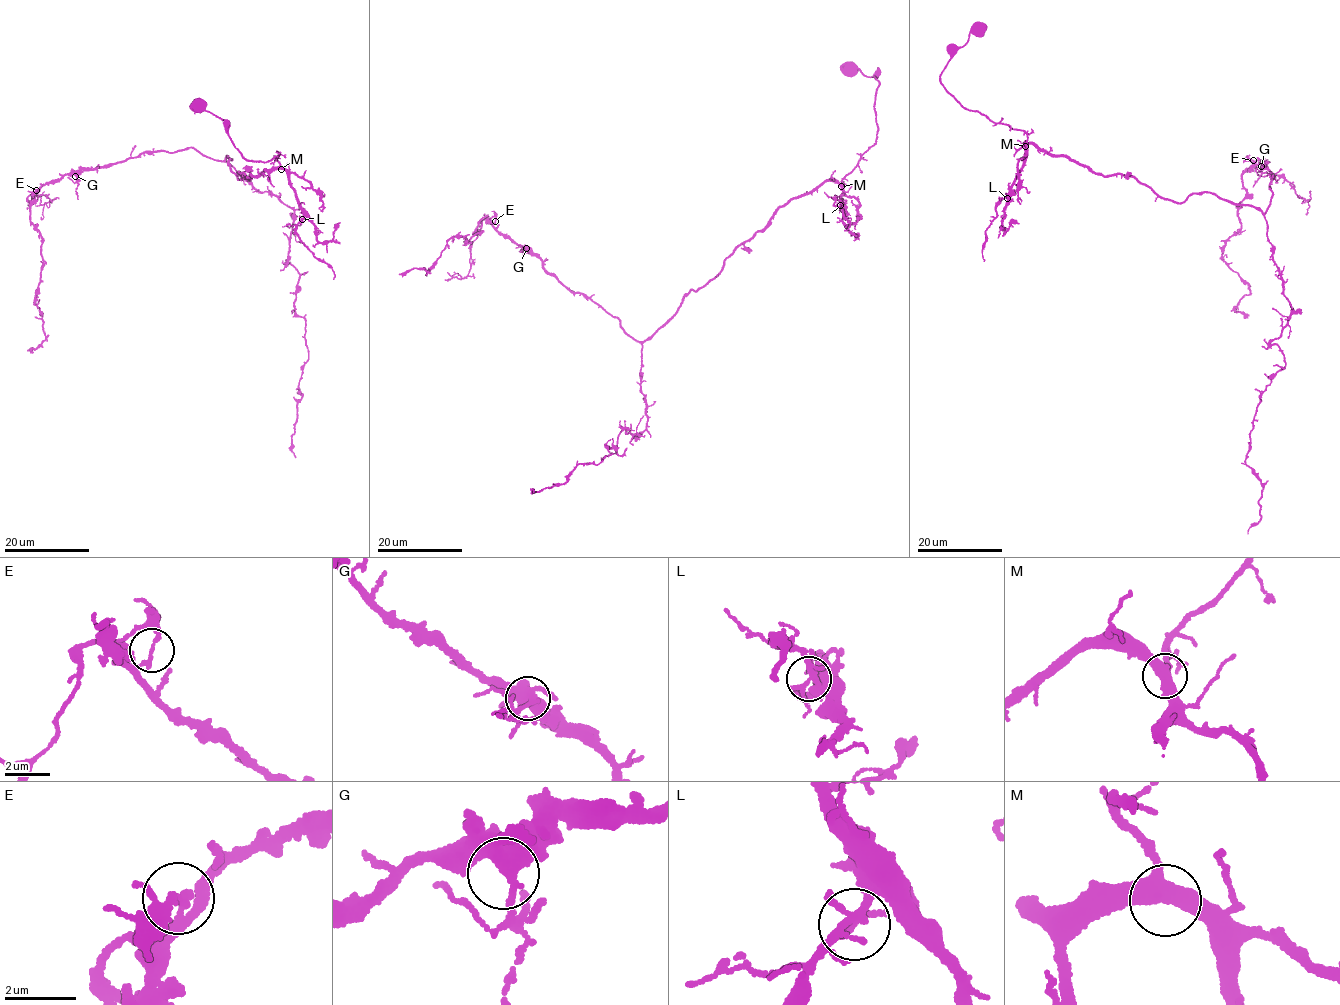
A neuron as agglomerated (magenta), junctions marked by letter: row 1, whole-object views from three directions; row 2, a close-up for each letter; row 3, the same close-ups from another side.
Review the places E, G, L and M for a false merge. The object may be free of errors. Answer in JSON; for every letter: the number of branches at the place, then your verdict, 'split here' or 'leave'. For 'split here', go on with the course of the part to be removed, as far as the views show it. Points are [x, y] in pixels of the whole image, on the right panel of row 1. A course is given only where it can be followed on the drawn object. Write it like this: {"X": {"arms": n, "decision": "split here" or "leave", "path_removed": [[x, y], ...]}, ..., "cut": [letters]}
{"E": {"arms": 2, "decision": "split here", "path_removed": [[1253, 161], [1249, 160], [1260, 175], [1275, 174], [1293, 183], [1298, 197], [1308, 200], [1306, 214]]}, "G": {"arms": 4, "decision": "leave"}, "L": {"arms": 5, "decision": "leave"}, "M": {"arms": 3, "decision": "leave"}, "cut": ["E"]}

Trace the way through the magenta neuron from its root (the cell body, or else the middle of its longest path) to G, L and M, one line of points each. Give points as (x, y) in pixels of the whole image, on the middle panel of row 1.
G: (849, 67), (878, 82), (876, 143), (842, 185), (826, 180), (777, 210), (645, 341), (526, 248)
L: (849, 67), (859, 68), (878, 82), (874, 106), (878, 133), (876, 143), (841, 181), (840, 205)
M: (849, 67), (859, 68), (878, 82), (874, 106), (878, 133), (876, 143), (863, 154), (841, 186)

